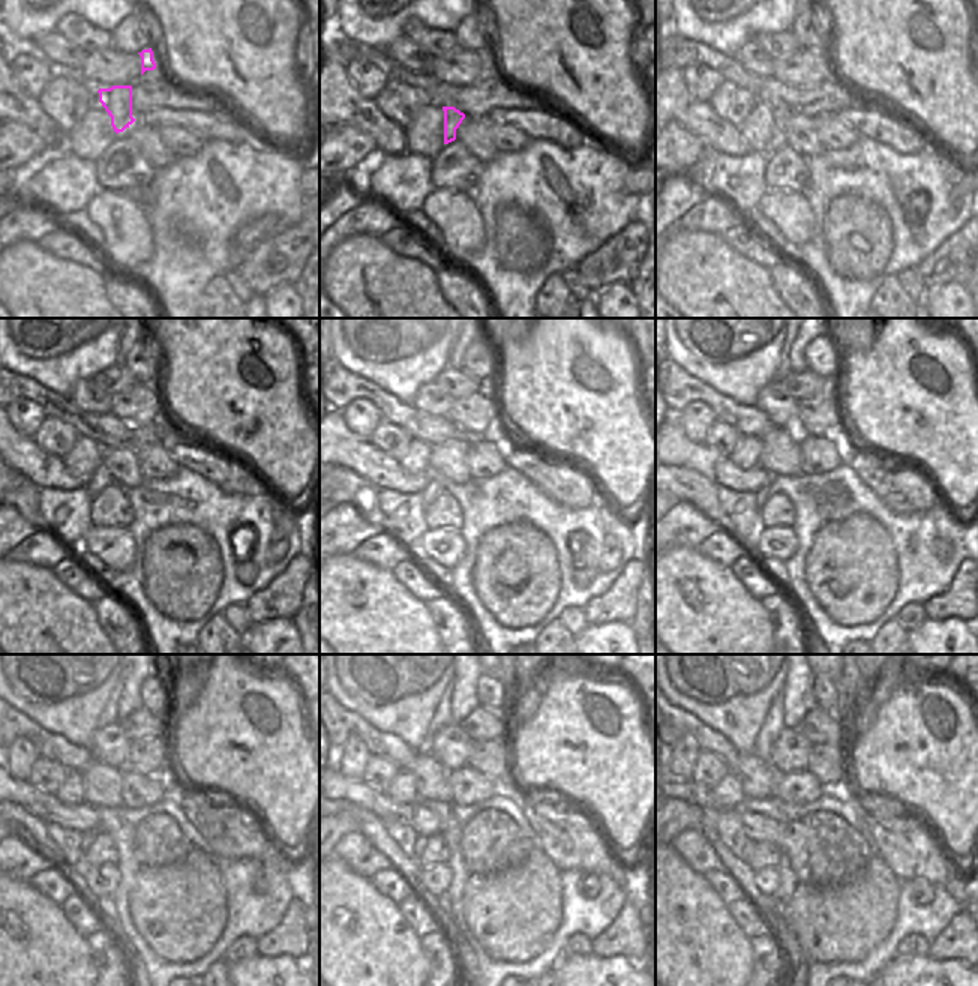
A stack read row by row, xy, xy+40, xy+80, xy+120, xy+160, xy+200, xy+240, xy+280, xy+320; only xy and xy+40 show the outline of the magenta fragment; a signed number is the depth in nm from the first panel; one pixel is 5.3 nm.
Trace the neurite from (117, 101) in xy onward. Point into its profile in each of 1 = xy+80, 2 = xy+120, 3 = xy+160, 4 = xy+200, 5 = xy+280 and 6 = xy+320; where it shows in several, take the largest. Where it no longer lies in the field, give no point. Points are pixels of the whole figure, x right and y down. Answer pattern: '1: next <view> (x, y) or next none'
1: next xy+80 (777, 141)
2: next xy+120 (101, 479)
3: next xy+160 (435, 483)
4: next xy+200 (762, 496)
5: next xy+280 (422, 841)
6: next xy+320 (746, 856)

